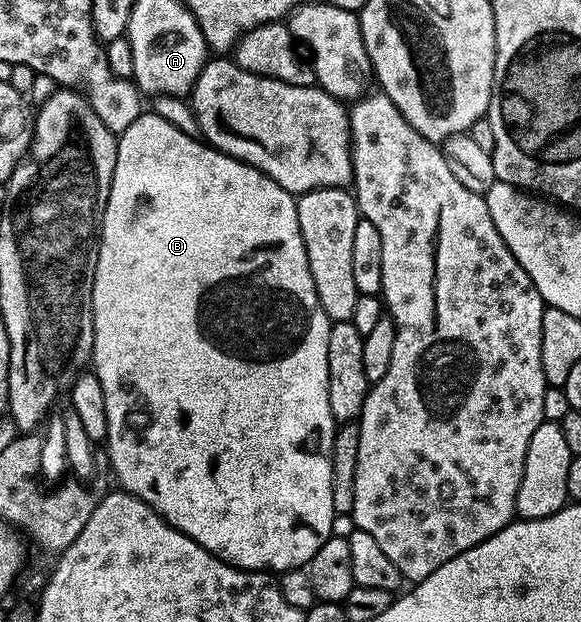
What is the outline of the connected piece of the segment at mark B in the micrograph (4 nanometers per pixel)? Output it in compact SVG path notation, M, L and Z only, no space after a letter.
M143 112L142 116L136 119L136 123L132 123L132 127L128 127L118 137L116 171L112 175L108 203L100 222L96 275L92 283L92 315L94 316L92 371L100 379L100 387L104 391L104 411L108 411L108 431L104 448L110 456L110 465L114 468L119 483L122 484L119 485L121 492L136 495L141 501L148 503L148 507L152 507L168 524L176 527L176 531L188 535L196 543L200 543L204 551L216 555L224 563L234 565L238 569L269 571L271 574L280 575L286 569L301 569L309 566L316 551L319 551L332 535L332 519L335 515L332 507L332 443L336 422L332 415L332 407L328 407L328 335L332 322L330 316L324 311L324 307L320 307L320 299L316 295L316 283L312 279L312 267L308 267L308 251L304 247L304 239L300 231L298 202L295 194L284 191L280 183L276 183L256 167L222 153L197 136L186 134L157 113Z

